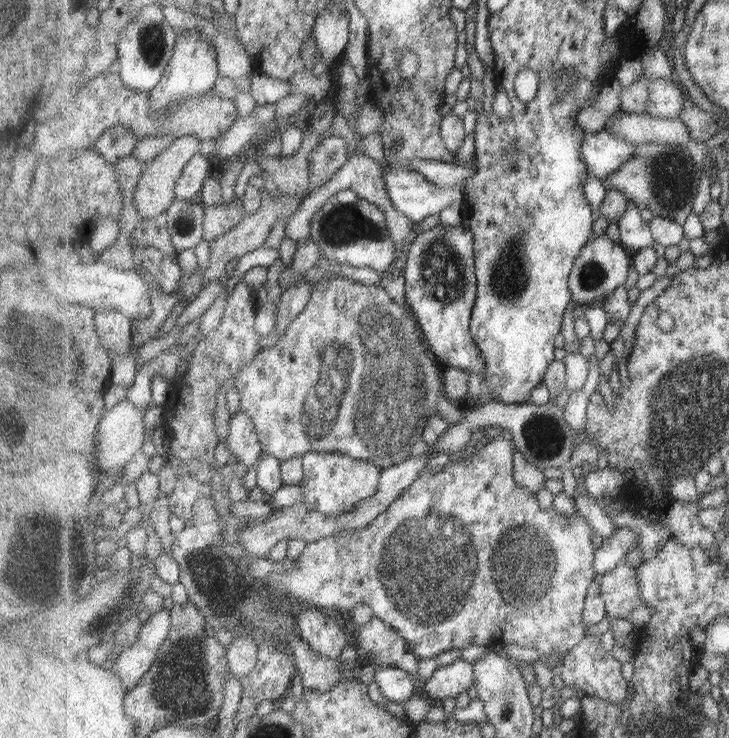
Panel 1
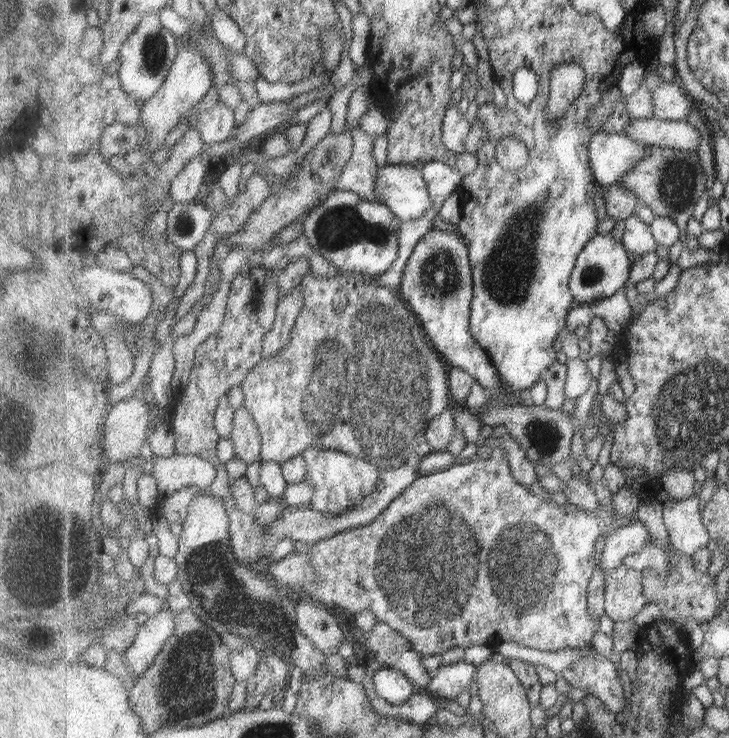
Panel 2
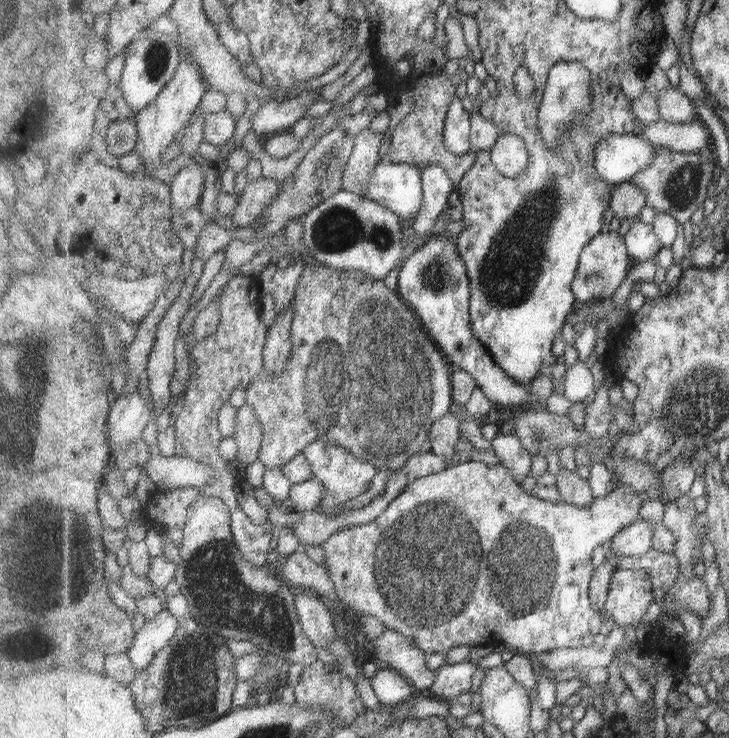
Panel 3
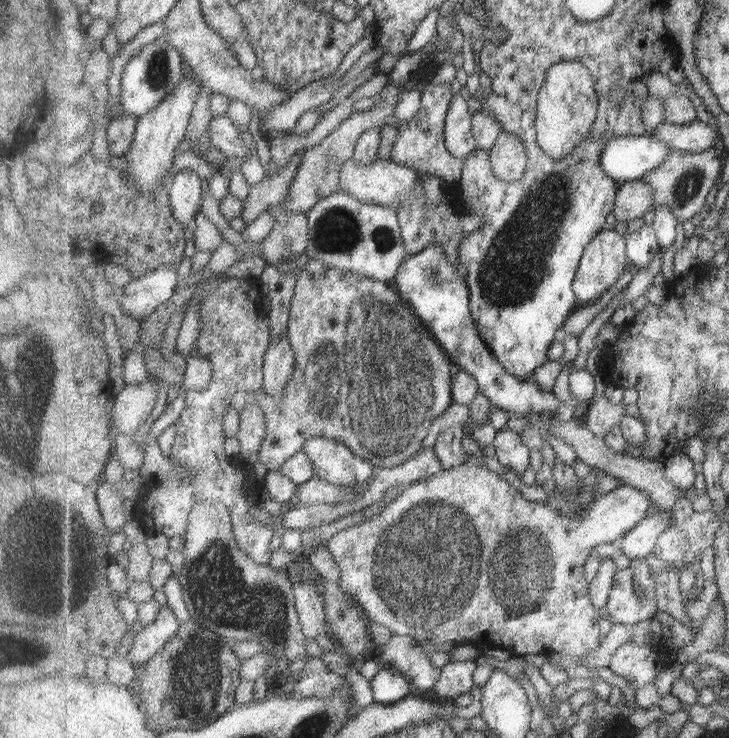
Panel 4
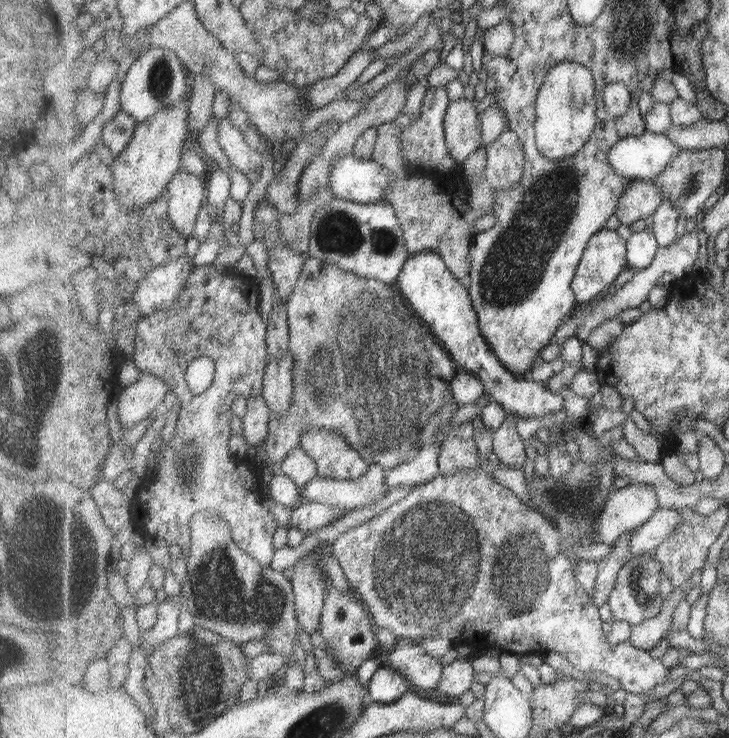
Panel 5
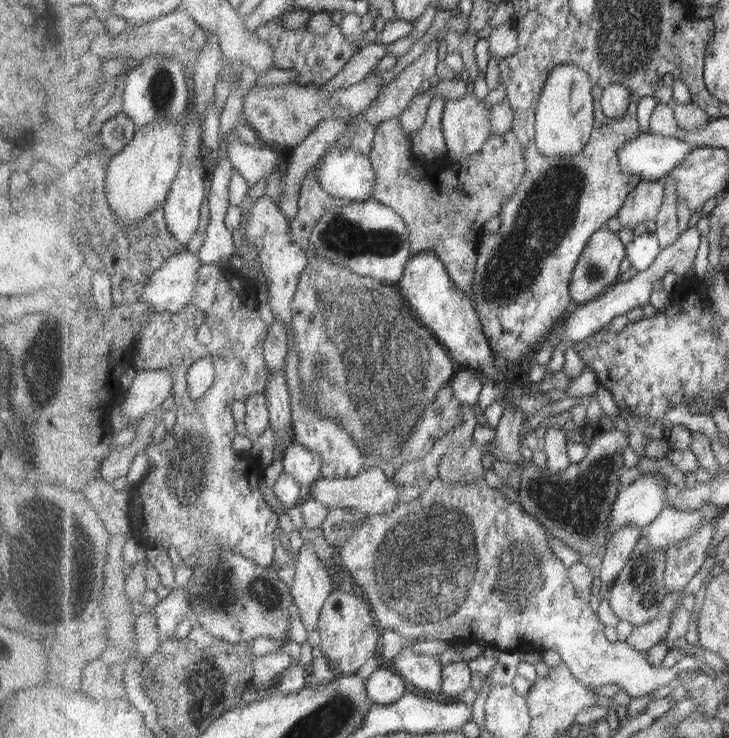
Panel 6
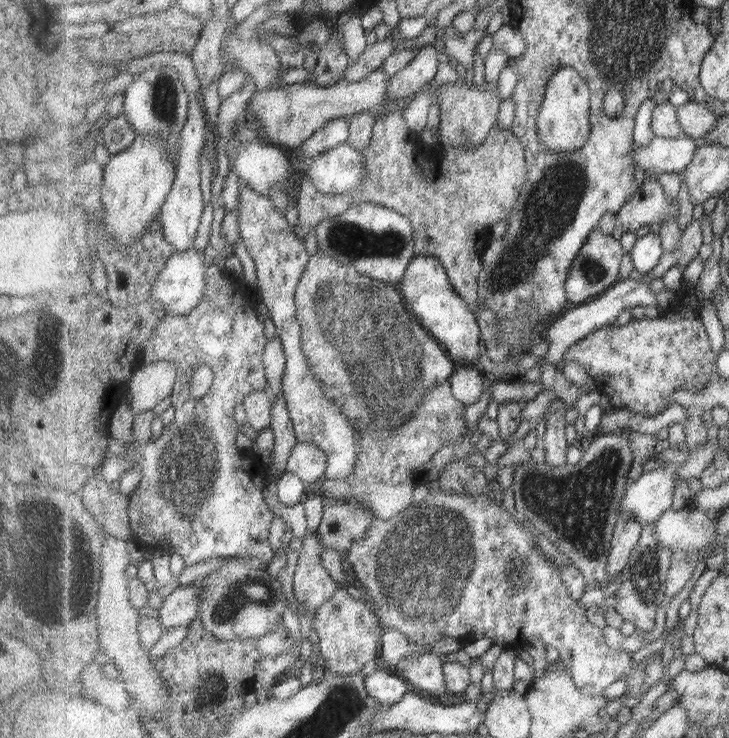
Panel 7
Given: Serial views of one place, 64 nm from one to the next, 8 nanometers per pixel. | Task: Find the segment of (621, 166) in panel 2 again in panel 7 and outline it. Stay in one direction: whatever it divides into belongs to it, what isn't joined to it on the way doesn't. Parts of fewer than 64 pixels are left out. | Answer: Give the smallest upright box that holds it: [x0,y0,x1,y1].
[633,136,701,177]

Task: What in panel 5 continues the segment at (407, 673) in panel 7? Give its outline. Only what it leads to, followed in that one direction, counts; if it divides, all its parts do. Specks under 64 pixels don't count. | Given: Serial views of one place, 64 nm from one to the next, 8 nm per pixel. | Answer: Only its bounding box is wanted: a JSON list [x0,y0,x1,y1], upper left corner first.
[386,637,444,690]

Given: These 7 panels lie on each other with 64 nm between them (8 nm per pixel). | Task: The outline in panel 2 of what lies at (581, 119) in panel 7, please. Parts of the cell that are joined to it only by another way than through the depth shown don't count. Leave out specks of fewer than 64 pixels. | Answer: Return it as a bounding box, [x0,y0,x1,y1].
[546,64,588,122]

